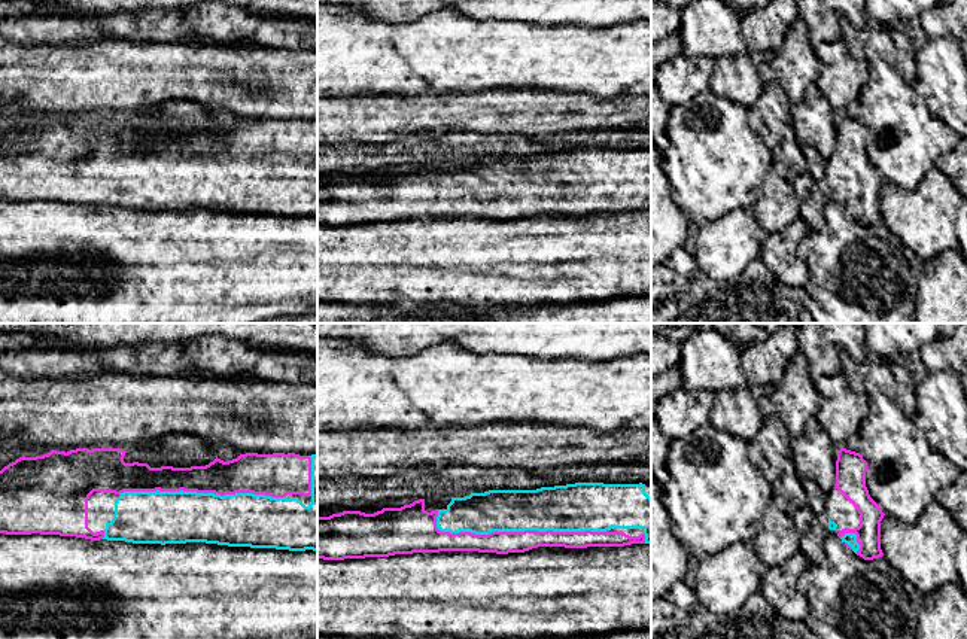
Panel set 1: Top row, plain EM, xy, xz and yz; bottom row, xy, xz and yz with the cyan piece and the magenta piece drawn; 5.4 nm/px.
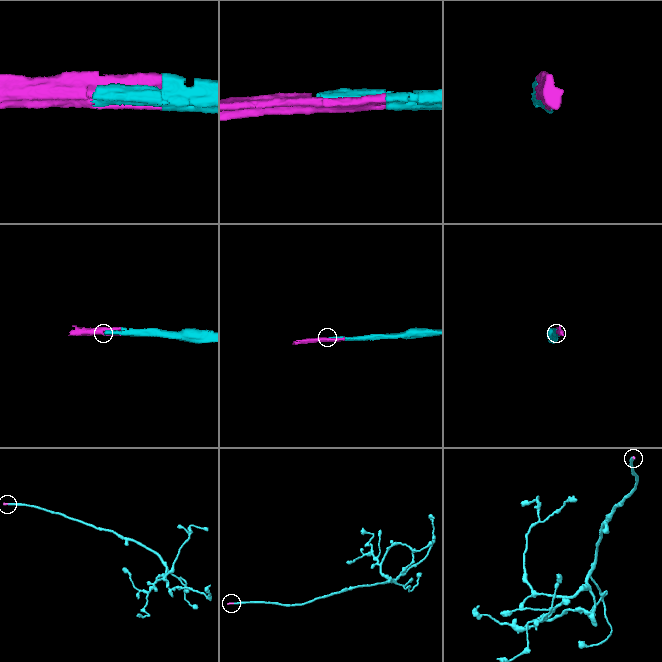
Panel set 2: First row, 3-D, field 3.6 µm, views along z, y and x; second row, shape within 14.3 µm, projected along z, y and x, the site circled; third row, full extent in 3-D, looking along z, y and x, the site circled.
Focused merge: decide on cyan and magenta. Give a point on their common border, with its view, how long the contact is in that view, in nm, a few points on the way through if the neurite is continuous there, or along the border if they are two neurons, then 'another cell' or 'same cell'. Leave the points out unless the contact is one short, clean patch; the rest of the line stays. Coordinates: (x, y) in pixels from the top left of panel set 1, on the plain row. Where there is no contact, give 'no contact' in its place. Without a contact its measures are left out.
contact xz (519, 197); length 950 nm; same cell

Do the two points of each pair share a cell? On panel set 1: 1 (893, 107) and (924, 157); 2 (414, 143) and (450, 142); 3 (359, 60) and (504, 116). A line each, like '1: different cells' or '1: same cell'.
1: same cell
2: same cell
3: different cells

